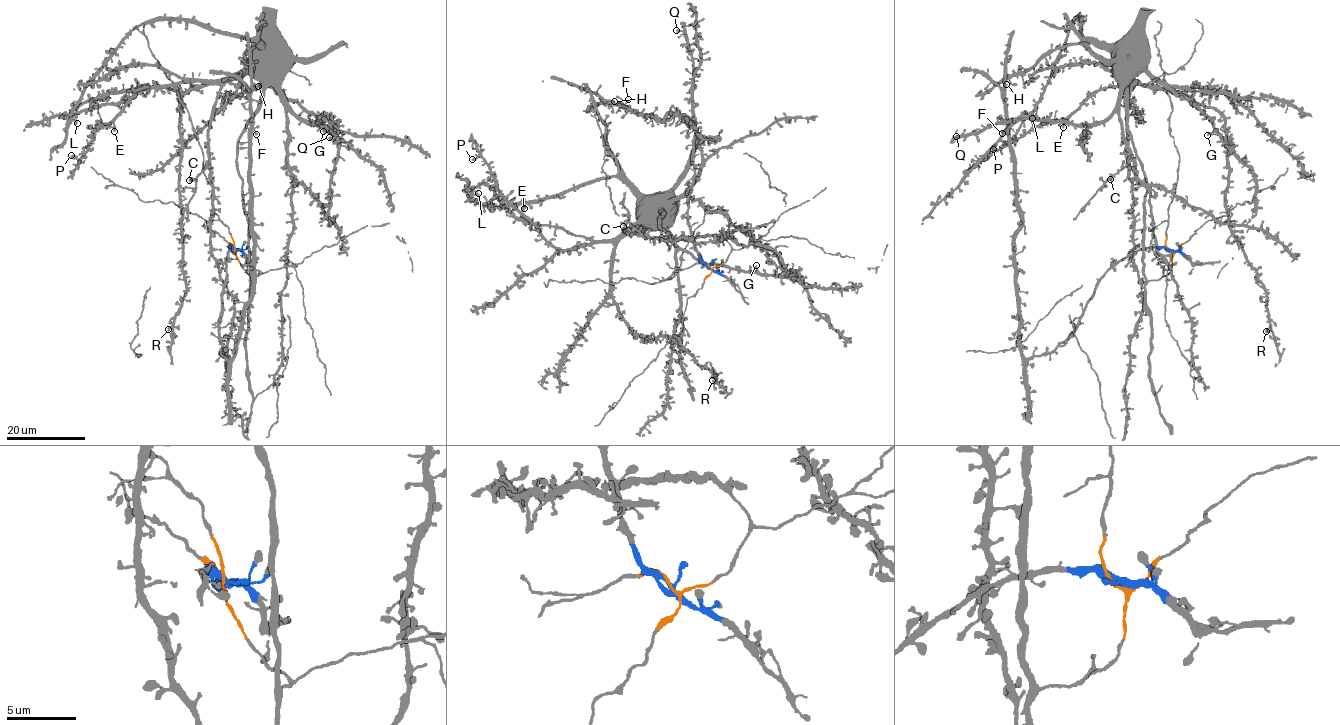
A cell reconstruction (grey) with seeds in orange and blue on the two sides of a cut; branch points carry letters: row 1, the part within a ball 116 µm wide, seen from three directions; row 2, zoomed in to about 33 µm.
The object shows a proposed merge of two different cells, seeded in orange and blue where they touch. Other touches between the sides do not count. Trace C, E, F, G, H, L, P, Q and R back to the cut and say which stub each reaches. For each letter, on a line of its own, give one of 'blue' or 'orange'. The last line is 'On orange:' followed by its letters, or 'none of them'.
C: orange
E: orange
F: blue
G: orange
H: blue
L: orange
P: orange
Q: orange
R: orange
On orange: C, E, G, L, P, Q, R

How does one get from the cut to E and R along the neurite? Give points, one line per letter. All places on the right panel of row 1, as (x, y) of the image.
E: (1170, 252), (1231, 208), (1226, 204), (1225, 119), (1183, 94), (1128, 81), (1103, 87), (1063, 127)
R: (1170, 252), (1230, 207), (1230, 233), (1266, 293), (1265, 331)

